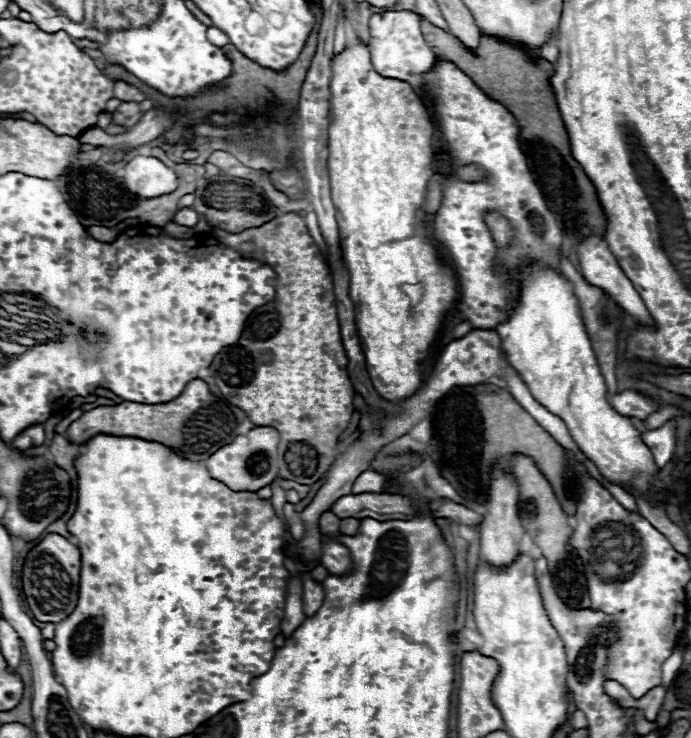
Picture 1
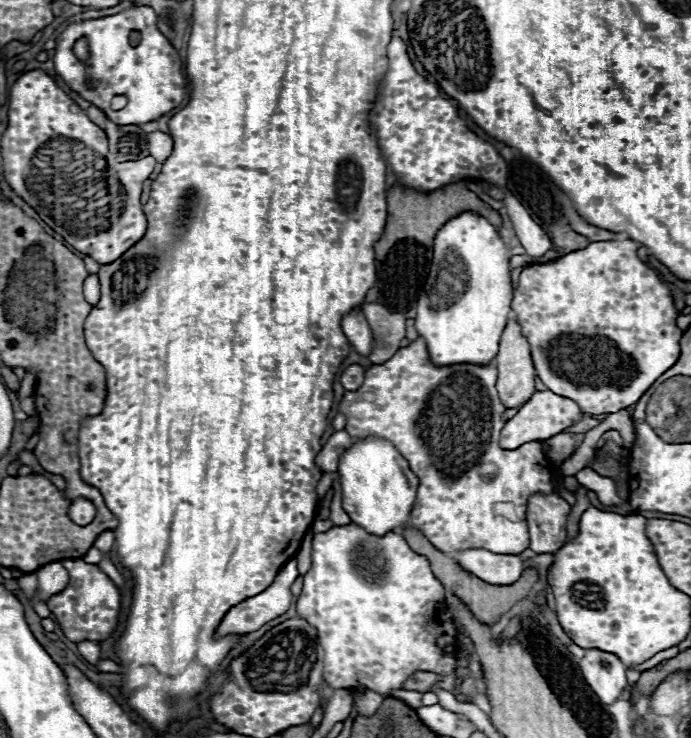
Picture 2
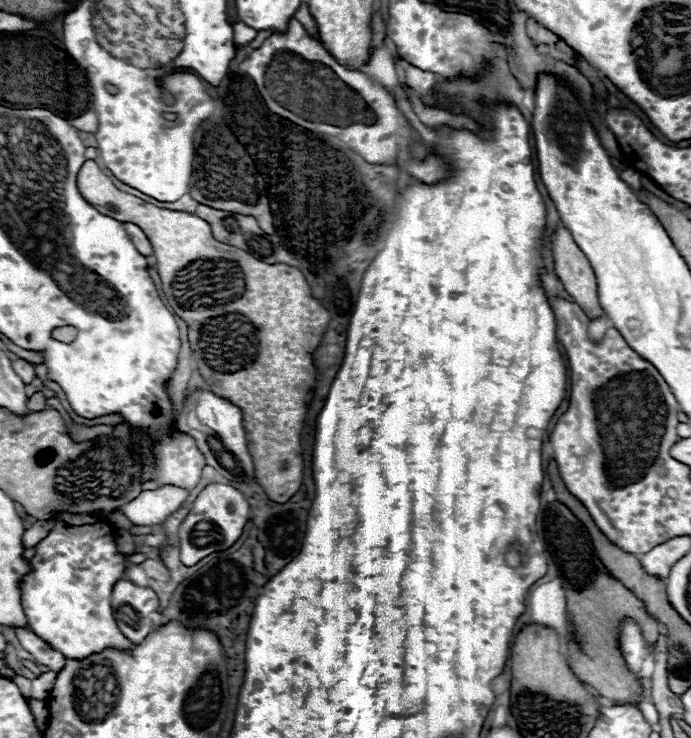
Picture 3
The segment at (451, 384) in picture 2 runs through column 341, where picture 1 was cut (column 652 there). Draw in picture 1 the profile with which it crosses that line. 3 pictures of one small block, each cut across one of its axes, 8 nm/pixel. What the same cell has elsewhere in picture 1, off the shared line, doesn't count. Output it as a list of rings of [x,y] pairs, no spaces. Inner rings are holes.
[[[632,390],[616,394],[616,396],[608,398],[608,400],[610,400],[610,406],[618,414],[624,414],[628,418],[640,418],[640,420],[644,420],[644,418],[648,418],[656,410],[656,404],[652,400],[640,396],[636,392],[632,392]]]

